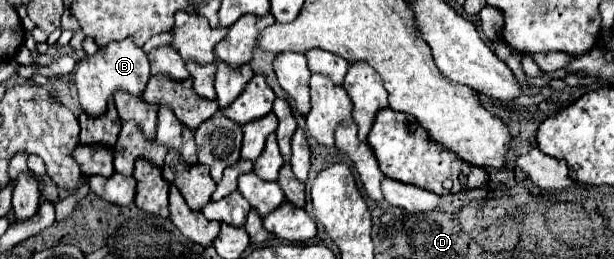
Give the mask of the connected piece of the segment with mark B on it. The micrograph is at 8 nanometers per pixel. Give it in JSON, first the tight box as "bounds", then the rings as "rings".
{"bounds":[75,38,151,118],"rings":[[[125,38],[121,42],[113,42],[77,64],[75,86],[77,86],[77,94],[79,94],[79,104],[87,116],[93,116],[93,118],[103,116],[111,96],[117,90],[123,90],[131,96],[141,96],[149,76],[151,74],[149,74],[147,54],[139,46],[135,46],[133,40]]]}

